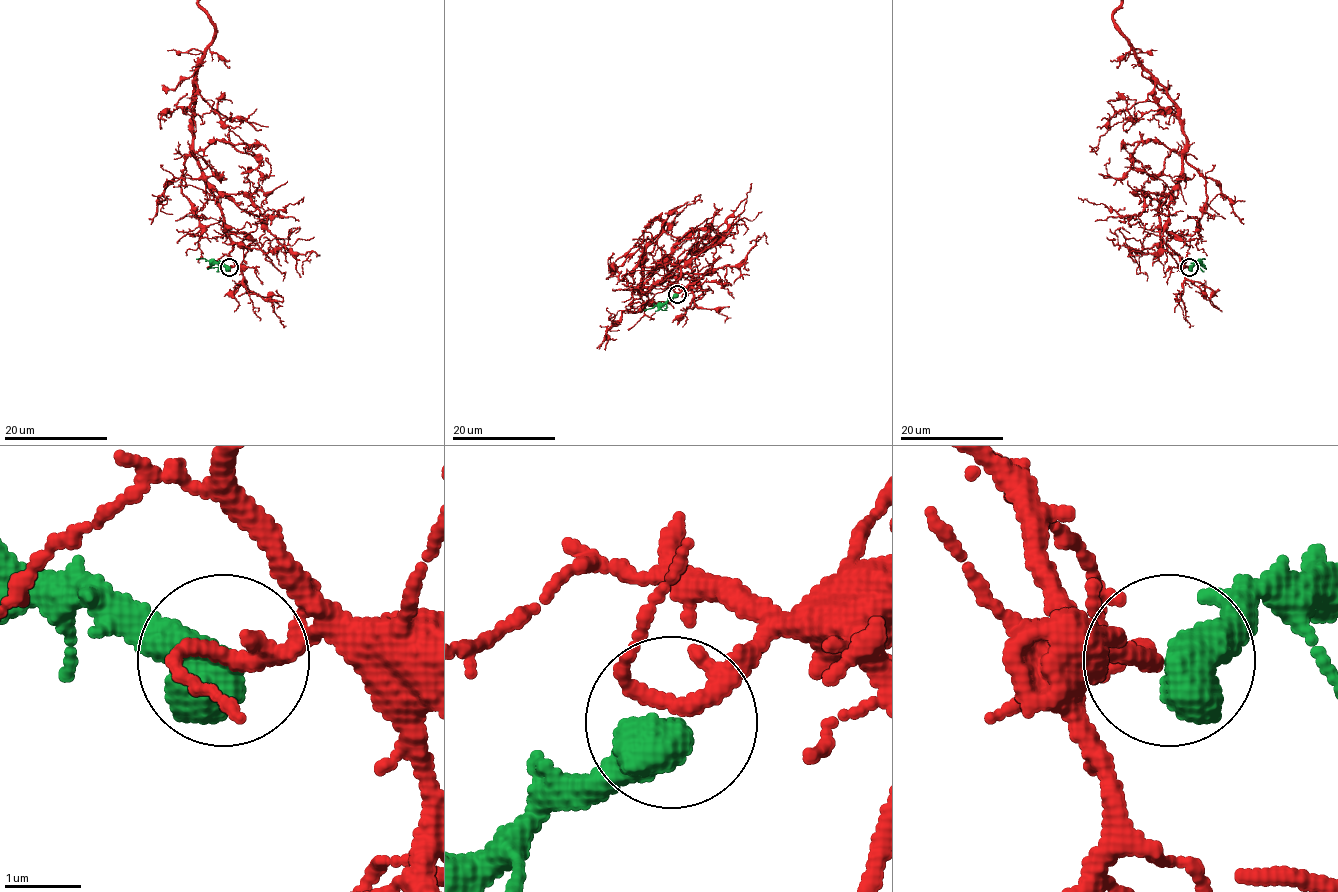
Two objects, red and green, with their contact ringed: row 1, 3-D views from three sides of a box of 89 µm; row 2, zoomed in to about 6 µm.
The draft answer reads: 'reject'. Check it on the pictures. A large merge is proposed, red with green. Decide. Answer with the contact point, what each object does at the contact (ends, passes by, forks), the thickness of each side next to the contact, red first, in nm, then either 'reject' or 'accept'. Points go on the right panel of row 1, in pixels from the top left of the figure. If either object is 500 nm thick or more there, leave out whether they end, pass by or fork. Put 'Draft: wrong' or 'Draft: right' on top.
Draft: wrong
place (1189, 267); calibres 200 and 700 nm; accept

